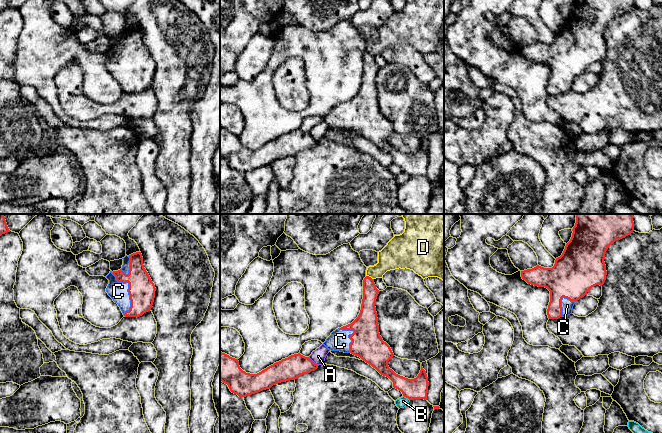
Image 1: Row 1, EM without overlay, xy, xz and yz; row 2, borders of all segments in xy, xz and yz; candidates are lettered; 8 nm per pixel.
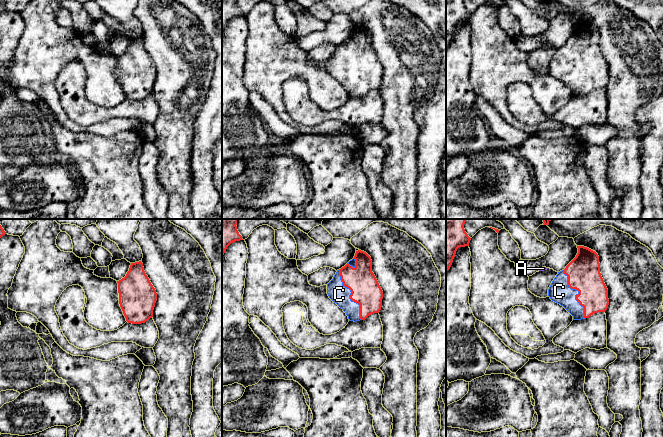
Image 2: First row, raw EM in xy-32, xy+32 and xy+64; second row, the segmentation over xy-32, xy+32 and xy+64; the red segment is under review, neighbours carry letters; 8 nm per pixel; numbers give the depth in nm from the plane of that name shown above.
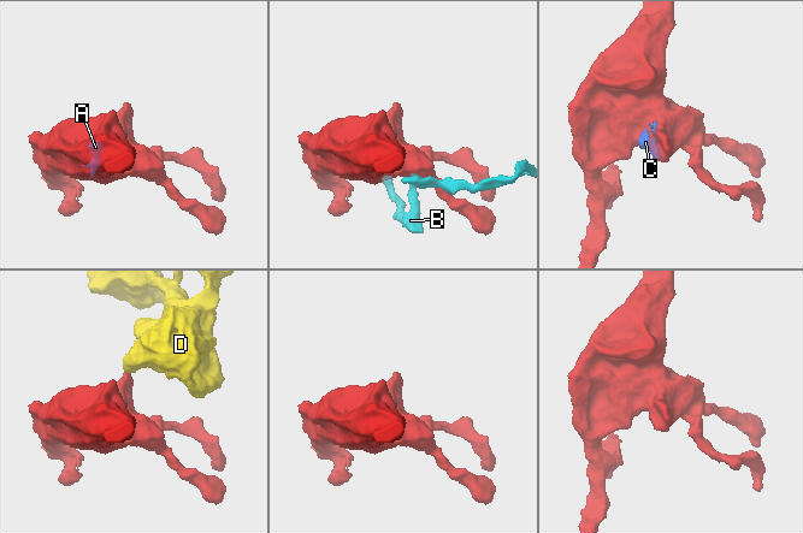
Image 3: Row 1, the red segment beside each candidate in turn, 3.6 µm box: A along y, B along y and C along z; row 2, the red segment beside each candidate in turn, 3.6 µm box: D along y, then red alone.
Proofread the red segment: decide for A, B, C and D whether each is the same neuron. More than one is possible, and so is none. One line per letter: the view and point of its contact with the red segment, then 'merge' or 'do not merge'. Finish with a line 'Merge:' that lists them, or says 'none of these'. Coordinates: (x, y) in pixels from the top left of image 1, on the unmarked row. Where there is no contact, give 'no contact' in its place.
A: xz (312, 137) | do not merge
B: xz (406, 173) | do not merge
C: xy (128, 66) | merge
D: xz (370, 53) | do not merge
Merge: C

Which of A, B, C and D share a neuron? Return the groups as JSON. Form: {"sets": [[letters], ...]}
{"sets": [["A", "B"], ["C"], ["D"]]}

